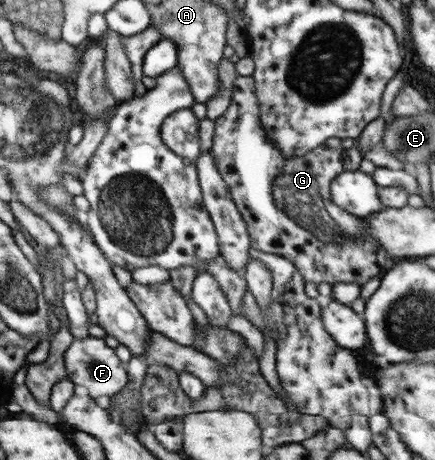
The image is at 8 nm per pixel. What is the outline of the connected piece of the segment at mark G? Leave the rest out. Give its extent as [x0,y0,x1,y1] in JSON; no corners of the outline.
[211,75,395,285]

